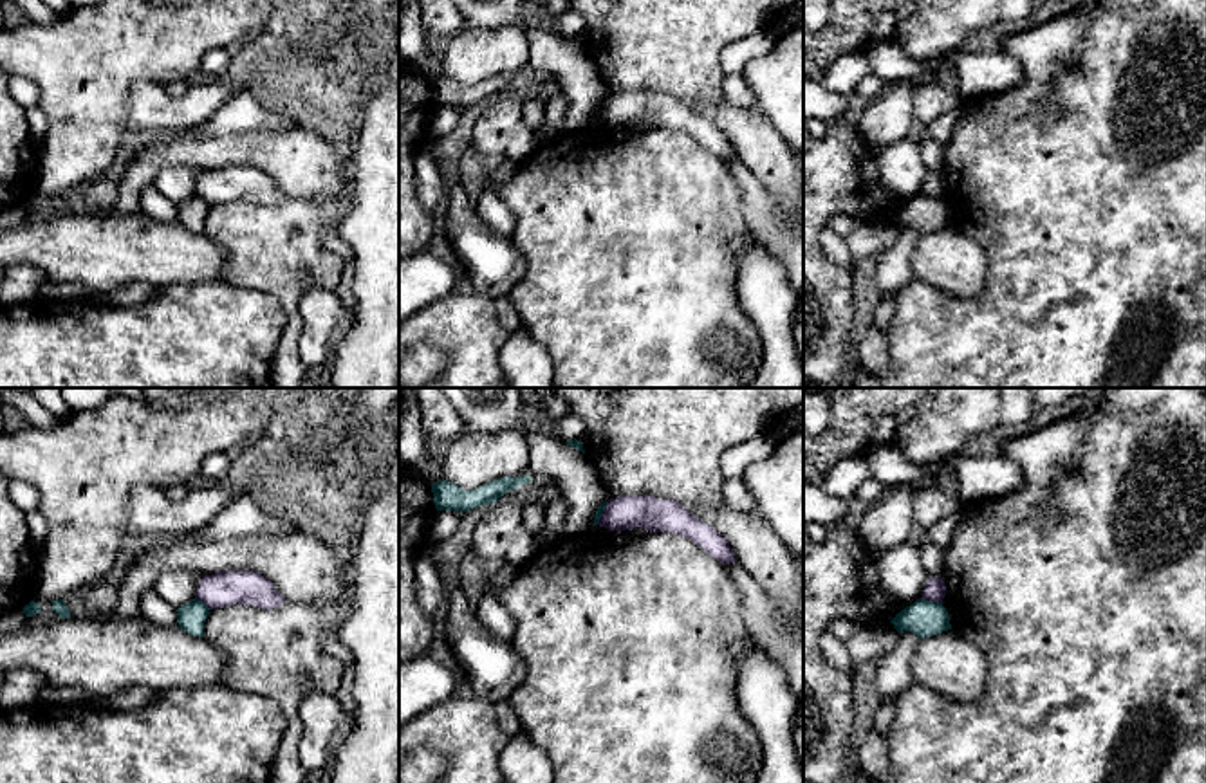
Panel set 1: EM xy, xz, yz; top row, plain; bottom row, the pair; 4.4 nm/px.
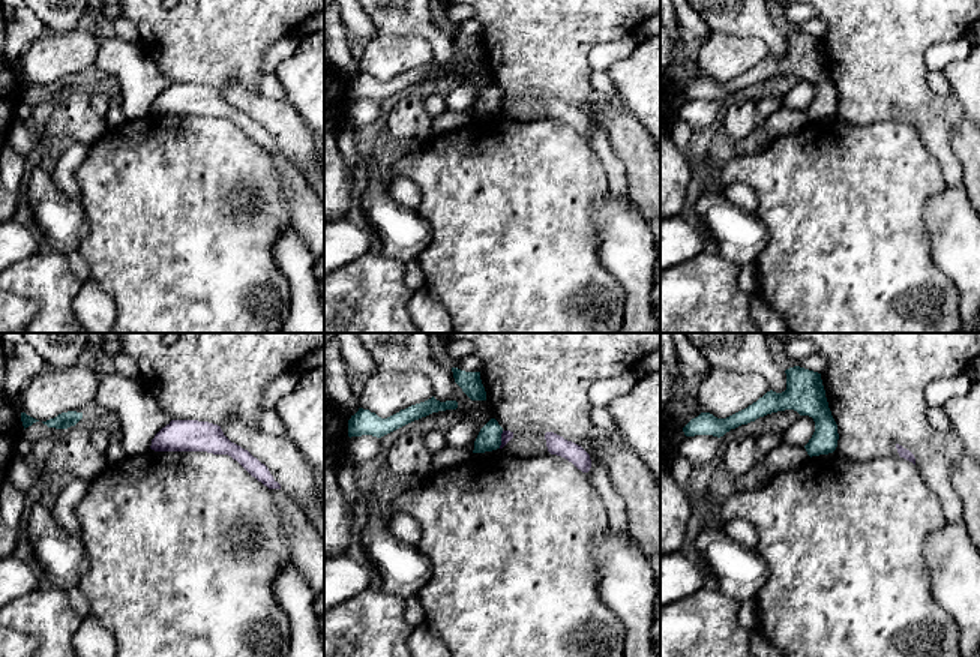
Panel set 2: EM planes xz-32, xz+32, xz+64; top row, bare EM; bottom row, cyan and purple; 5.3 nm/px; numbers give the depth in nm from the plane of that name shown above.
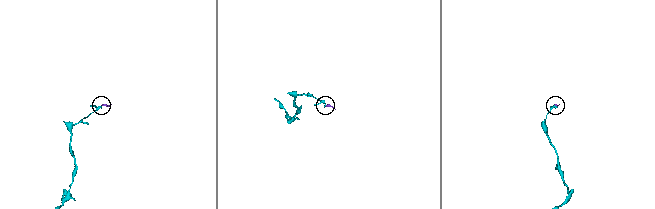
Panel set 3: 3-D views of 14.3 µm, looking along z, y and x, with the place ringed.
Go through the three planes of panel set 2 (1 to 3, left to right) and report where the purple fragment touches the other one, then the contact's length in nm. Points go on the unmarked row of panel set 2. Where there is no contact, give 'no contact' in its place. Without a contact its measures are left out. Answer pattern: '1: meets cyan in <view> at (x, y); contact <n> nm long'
1: no contact
2: meets cyan in xz+32 at (500, 104); contact 100 nm long
3: no contact

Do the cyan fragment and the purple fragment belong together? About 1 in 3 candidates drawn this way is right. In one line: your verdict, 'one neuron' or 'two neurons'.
two neurons

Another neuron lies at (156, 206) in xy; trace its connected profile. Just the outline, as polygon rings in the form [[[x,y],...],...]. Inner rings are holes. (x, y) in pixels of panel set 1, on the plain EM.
[[[152,184],[143,189],[141,211],[162,224],[179,224],[177,204],[161,195]]]

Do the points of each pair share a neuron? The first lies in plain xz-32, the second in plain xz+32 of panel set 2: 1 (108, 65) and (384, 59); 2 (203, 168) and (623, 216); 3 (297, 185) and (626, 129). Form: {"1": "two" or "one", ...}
{"1": "two", "2": "two", "3": "two"}

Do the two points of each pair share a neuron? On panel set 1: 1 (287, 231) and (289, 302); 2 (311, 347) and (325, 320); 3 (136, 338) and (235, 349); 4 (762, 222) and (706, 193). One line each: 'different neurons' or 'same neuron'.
1: same neuron
2: same neuron
3: same neuron
4: different neurons

